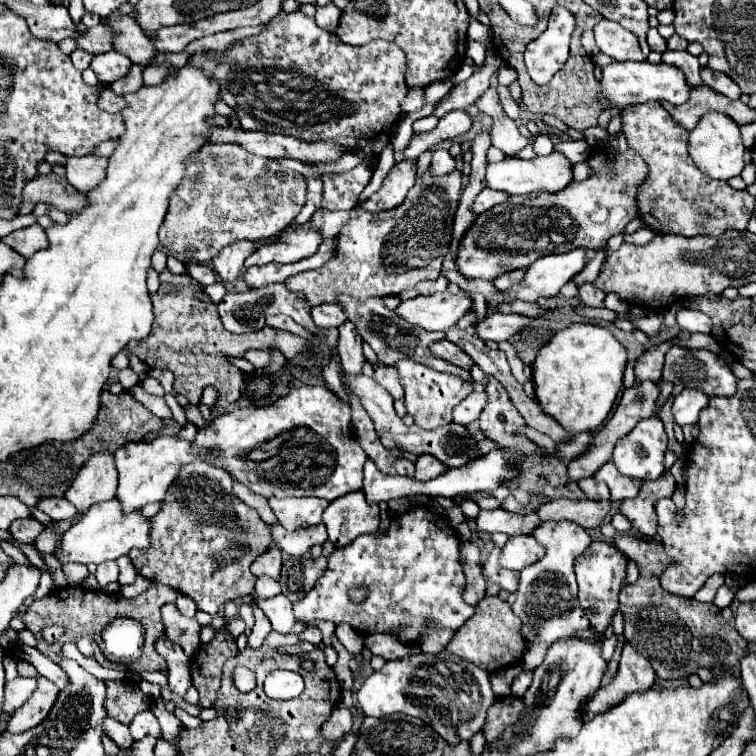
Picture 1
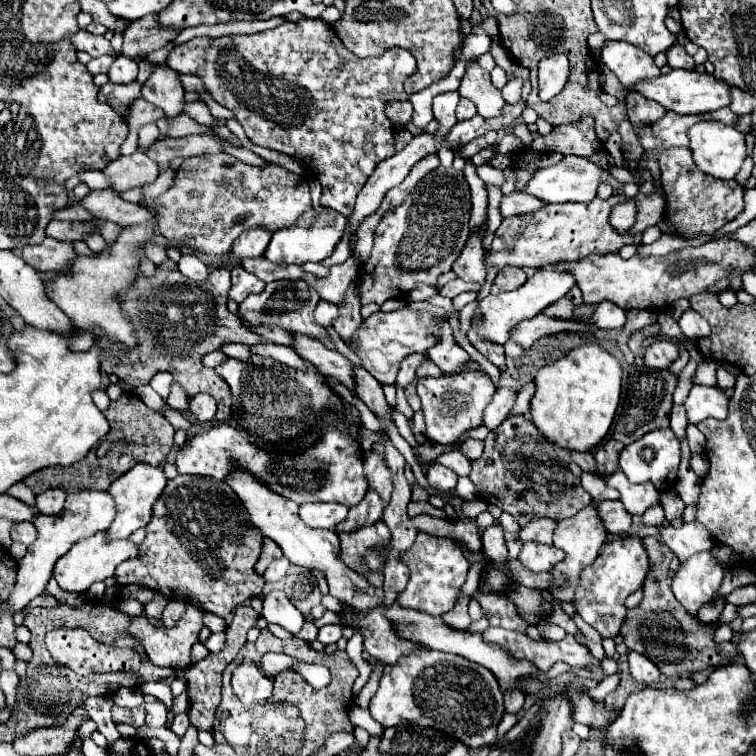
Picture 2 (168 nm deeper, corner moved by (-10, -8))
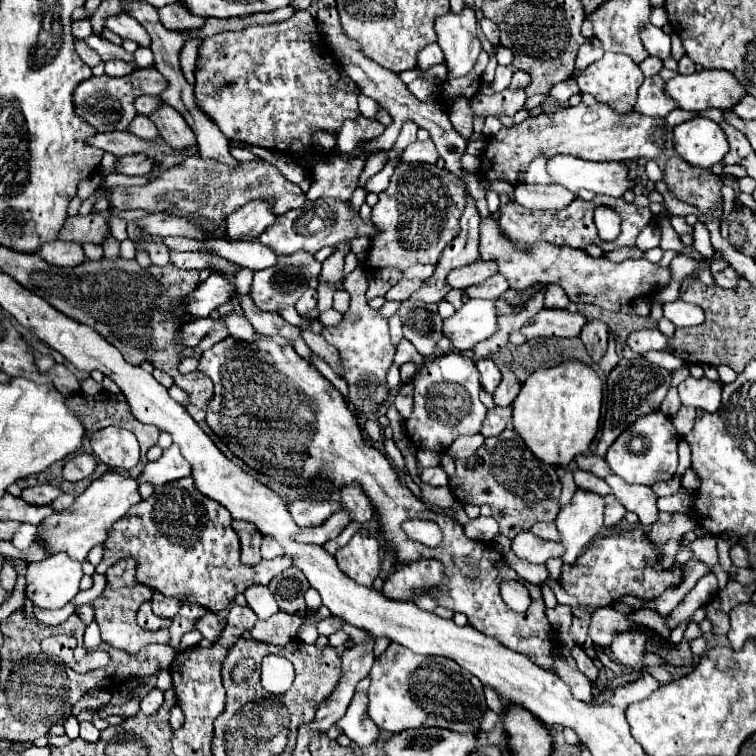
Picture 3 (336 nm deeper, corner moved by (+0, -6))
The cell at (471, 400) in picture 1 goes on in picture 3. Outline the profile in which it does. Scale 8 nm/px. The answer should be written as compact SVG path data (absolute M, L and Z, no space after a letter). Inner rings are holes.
M502 371L502 383L494 391L494 403L506 407L516 399L518 391L520 391L520 383L516 381L516 377L510 371Z

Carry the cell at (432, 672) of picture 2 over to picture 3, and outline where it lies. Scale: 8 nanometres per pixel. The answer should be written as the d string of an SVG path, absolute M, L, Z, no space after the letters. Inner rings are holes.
M390 643L374 661L370 679L368 717L388 733L412 727L442 727L456 733L478 733L480 719L488 711L484 687L470 671L464 671L452 659L416 655L398 643Z

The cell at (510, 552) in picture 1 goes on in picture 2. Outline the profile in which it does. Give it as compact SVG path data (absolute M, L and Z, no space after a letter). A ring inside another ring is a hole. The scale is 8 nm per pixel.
M524 543L518 559L530 569L530 571L550 571L556 563L560 563L566 557L564 551L552 547L552 545L544 545L544 543Z

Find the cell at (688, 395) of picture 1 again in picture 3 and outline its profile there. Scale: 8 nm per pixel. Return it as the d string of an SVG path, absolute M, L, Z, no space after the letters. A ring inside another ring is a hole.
M688 377L678 385L678 393L682 399L684 407L692 409L702 409L708 413L716 413L720 409L720 393L722 393L722 383L720 381L710 381L710 379L694 379Z

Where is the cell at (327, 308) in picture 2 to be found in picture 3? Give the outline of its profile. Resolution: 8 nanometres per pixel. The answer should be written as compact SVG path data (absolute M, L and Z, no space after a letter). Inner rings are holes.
M308 289L308 291L300 297L300 301L296 303L296 311L298 311L300 315L310 313L312 309L316 309L316 289Z

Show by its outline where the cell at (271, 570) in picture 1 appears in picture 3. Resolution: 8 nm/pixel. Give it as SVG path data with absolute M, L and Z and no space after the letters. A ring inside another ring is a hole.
M234 521L234 529L240 535L240 543L242 543L242 563L244 565L260 563L262 561L262 557L260 557L262 535L260 535L260 531L256 531L256 527L248 525L246 521Z

